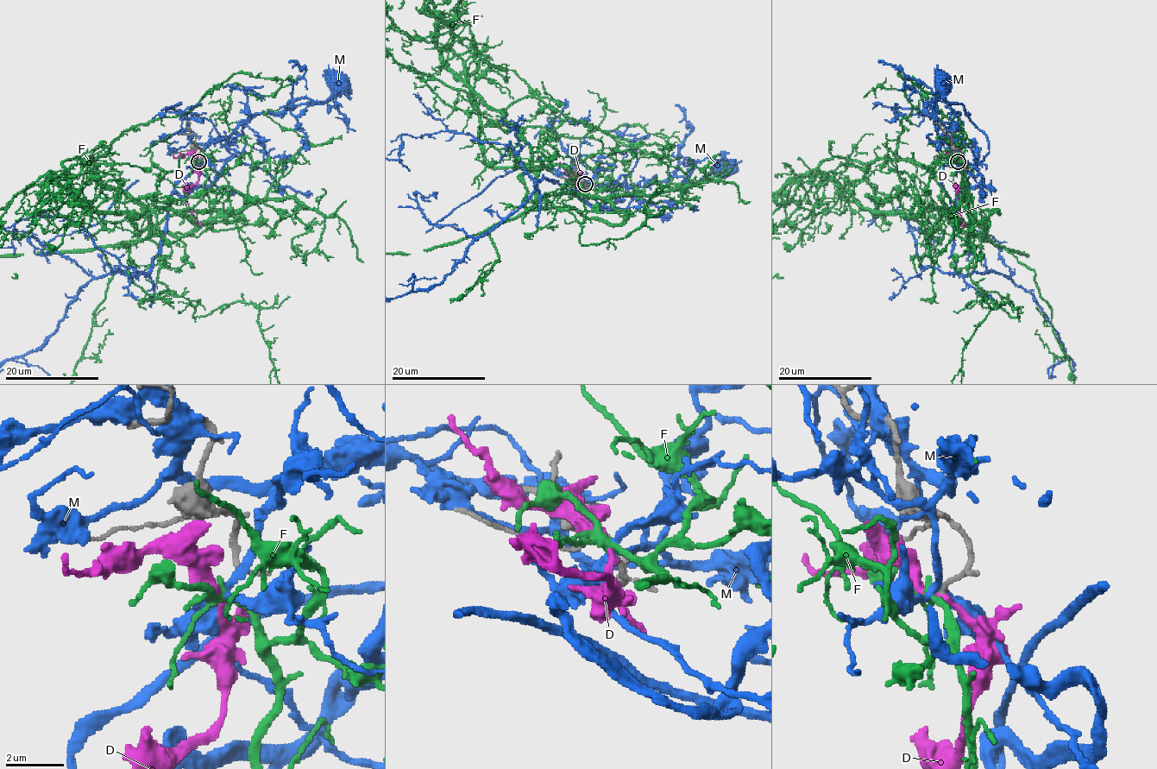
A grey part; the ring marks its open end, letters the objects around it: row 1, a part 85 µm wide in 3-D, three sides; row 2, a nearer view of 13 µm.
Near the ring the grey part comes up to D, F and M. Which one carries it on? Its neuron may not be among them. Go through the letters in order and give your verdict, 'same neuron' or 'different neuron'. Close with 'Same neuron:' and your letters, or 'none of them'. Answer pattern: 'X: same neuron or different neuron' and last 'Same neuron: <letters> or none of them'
D: different neuron
F: same neuron
M: different neuron
Same neuron: F

